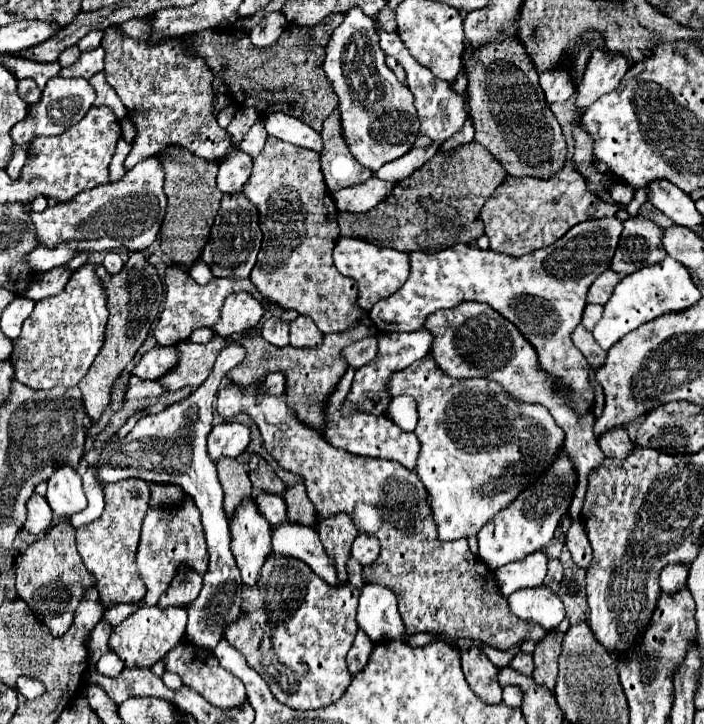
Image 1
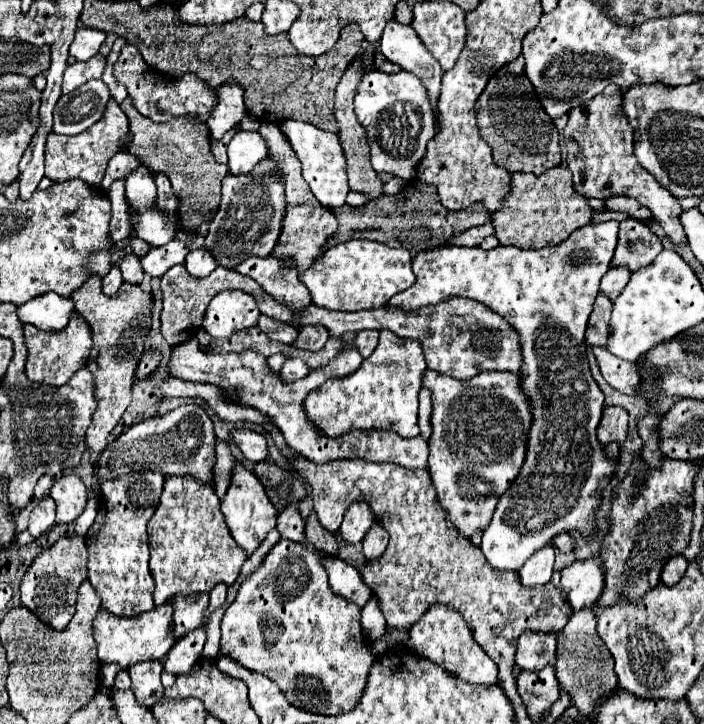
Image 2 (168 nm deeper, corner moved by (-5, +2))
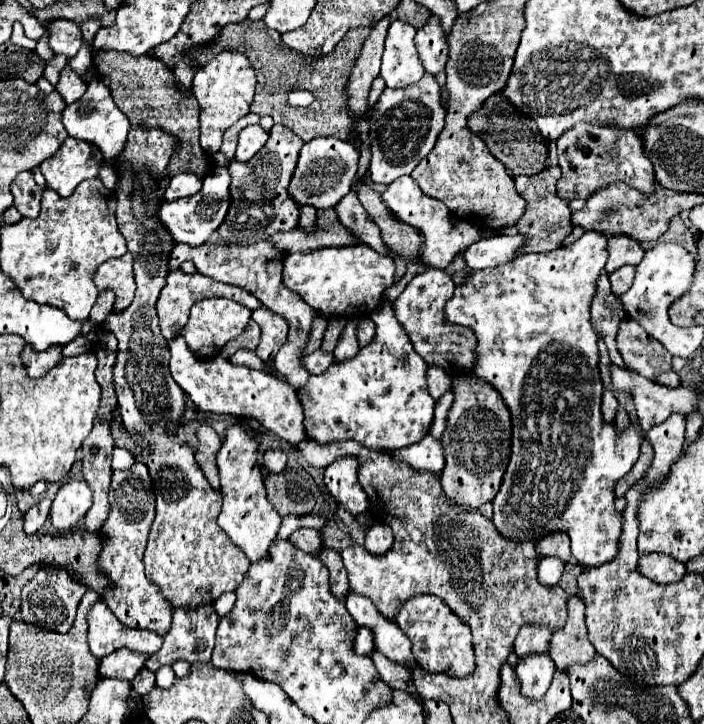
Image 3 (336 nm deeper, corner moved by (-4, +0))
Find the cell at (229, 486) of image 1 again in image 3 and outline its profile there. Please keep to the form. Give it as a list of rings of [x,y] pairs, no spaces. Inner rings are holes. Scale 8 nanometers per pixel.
[[[201,423],[197,427],[195,435],[199,439],[195,459],[197,459],[205,479],[211,483],[211,487],[219,489],[219,473],[217,473],[217,465],[215,465],[215,455],[221,447],[221,437],[207,423]]]

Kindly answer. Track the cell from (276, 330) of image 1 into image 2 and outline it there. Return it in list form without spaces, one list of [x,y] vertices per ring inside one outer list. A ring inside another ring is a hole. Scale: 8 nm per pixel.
[[[260,315],[260,321],[258,321],[258,327],[272,339],[272,341],[280,341],[280,343],[286,343],[286,345],[292,345],[298,337],[298,329],[288,325],[288,323],[282,323],[282,321],[276,321],[272,317],[266,317],[266,315]]]

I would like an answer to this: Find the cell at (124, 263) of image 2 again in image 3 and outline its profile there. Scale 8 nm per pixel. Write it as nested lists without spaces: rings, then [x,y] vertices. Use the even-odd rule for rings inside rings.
[[[125,253],[119,259],[111,259],[111,261],[105,261],[103,265],[99,265],[93,281],[99,291],[115,293],[113,311],[125,311],[131,305],[133,293],[135,293],[131,253]]]

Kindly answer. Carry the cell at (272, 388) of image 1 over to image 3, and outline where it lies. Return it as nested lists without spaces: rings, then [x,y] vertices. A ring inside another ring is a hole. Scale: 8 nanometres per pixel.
[[[317,349],[315,353],[307,355],[307,357],[303,359],[303,363],[305,363],[305,367],[307,367],[313,375],[319,375],[319,373],[327,371],[327,369],[331,367],[331,363],[335,363],[335,355],[333,355],[333,353],[323,353],[321,349]]]

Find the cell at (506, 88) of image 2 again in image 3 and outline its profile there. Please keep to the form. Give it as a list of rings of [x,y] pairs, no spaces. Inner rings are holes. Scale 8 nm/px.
[[[499,93],[491,95],[469,119],[467,119],[467,127],[471,133],[475,133],[477,137],[481,137],[487,145],[487,149],[491,151],[491,155],[495,159],[499,159],[507,173],[511,177],[519,177],[519,175],[535,175],[539,171],[545,169],[545,159],[547,159],[547,145],[539,135],[539,129],[535,125],[535,121],[523,117],[515,107],[511,107],[507,101],[503,101],[499,97]]]

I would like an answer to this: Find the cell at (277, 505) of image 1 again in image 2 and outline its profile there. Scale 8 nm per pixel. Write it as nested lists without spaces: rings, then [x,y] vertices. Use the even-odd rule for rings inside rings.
[[[294,505],[284,507],[278,513],[278,525],[276,525],[276,529],[280,531],[280,535],[284,539],[302,543],[304,541],[304,519],[302,519],[298,507],[294,507]]]

